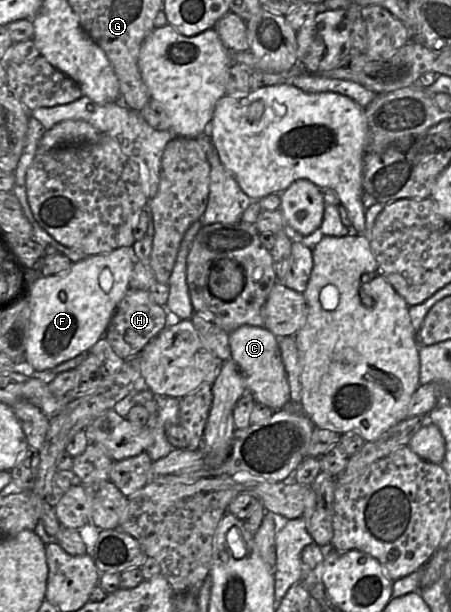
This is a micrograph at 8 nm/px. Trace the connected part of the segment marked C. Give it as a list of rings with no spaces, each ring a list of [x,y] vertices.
[[[242,325],[229,333],[231,359],[237,365],[247,392],[257,403],[281,410],[290,401],[290,389],[277,337],[265,327]]]

